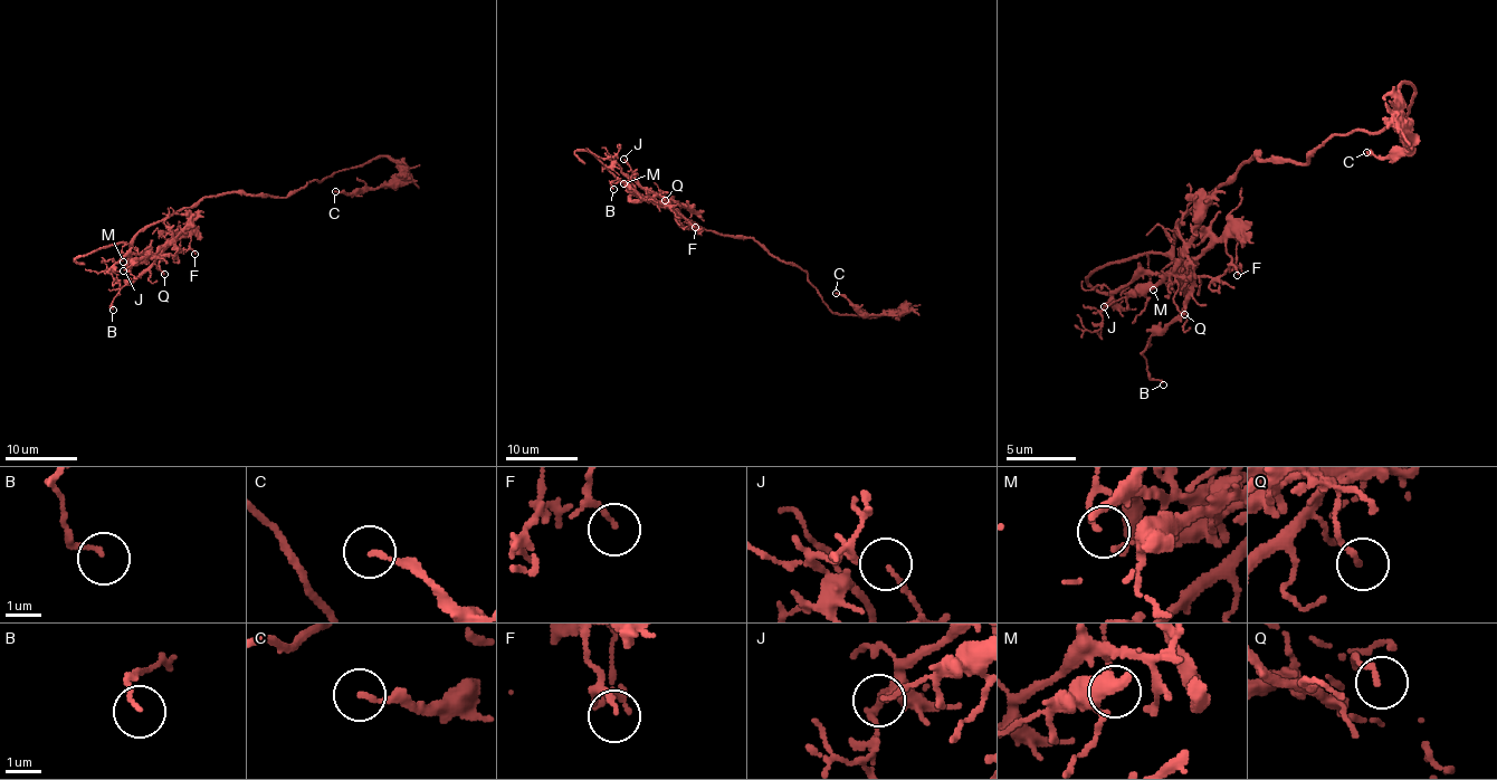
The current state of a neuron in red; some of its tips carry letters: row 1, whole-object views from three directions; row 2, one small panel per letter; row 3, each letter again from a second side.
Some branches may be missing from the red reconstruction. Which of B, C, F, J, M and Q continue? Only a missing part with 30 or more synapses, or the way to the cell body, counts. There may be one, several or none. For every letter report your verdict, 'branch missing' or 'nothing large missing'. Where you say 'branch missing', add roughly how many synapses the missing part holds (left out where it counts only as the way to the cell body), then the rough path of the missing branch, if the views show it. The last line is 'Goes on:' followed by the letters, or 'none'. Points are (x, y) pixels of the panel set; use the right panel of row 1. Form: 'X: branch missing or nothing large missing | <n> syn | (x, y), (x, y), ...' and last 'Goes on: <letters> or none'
B: nothing large missing
C: nothing large missing
F: nothing large missing
J: nothing large missing
M: nothing large missing
Q: nothing large missing
Goes on: none

